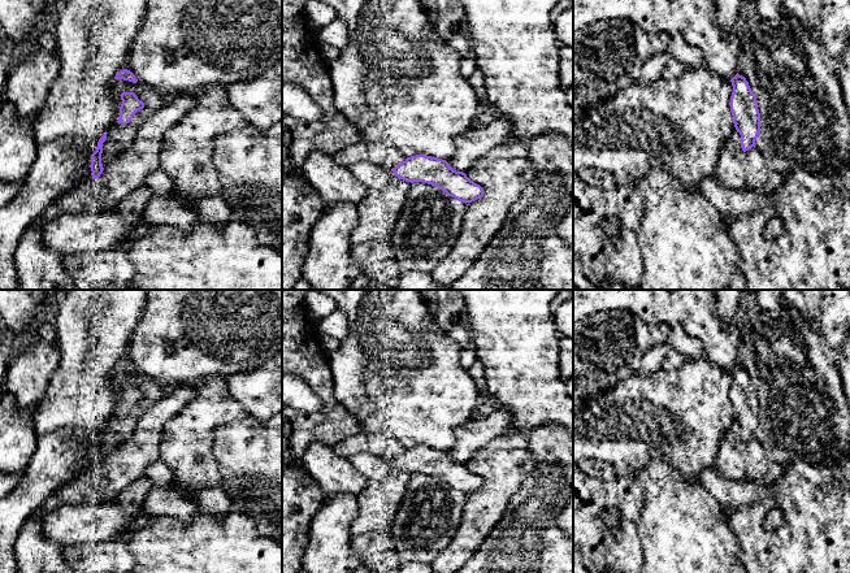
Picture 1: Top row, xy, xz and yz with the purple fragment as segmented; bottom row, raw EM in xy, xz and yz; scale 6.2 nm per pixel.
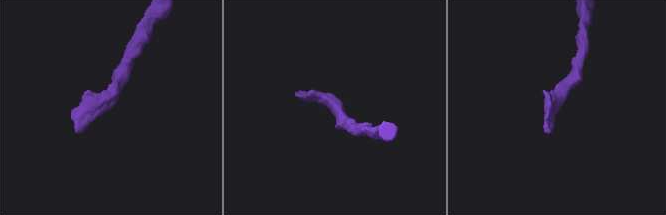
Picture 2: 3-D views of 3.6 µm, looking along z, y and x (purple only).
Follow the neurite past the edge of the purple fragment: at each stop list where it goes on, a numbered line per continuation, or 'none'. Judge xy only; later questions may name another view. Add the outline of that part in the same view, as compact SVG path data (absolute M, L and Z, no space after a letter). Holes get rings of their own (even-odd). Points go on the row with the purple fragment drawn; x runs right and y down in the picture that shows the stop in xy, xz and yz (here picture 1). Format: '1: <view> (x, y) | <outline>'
1: xy (53, 173) | M57 138L53 142L38 146L38 157L16 196L0 209L0 290L18 290L18 274L14 265L14 253L21 236L56 199L74 187L78 168L91 157L83 157L71 139Z

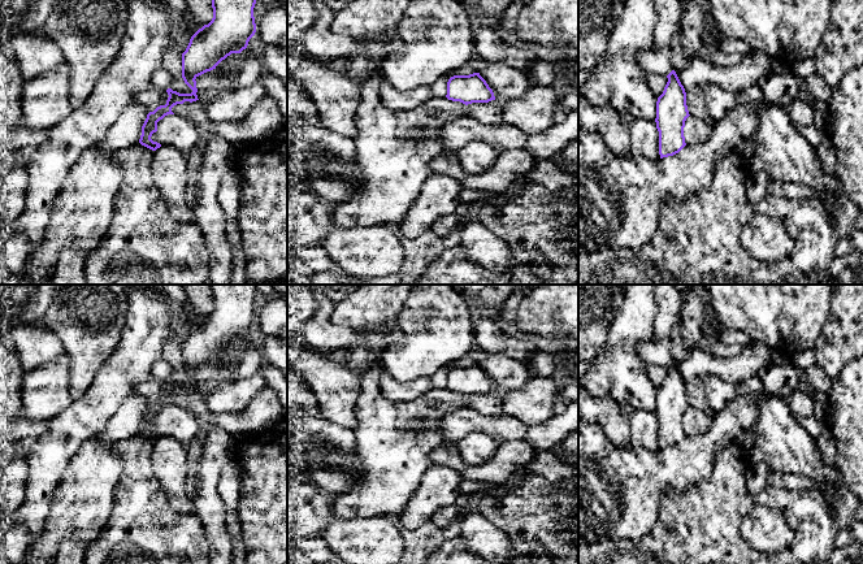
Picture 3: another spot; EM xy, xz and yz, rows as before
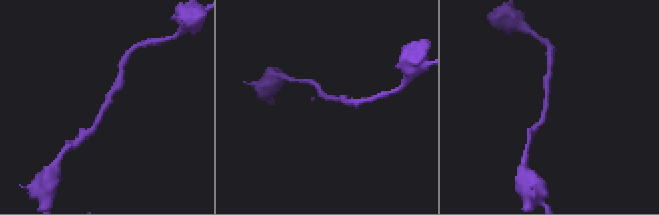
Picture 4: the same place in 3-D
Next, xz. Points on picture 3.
none

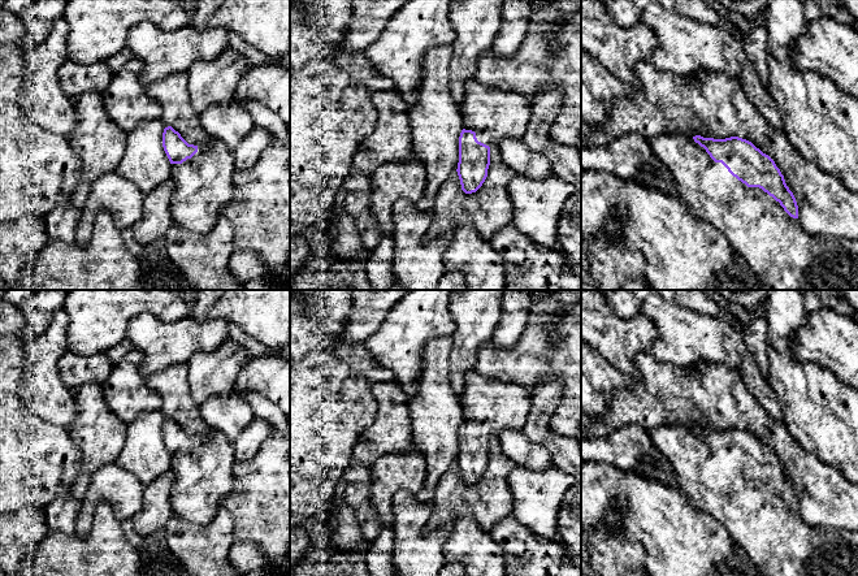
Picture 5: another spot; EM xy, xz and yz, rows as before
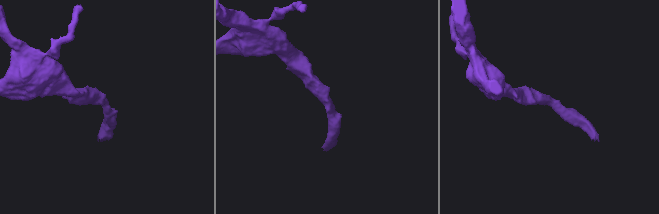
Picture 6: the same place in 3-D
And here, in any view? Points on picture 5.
1: yz (783, 255) | M670 131L649 139L654 156L675 178L676 194L702 221L720 230L734 252L757 277L774 290L858 290L858 239L833 239L809 234L798 218L790 217L772 196L759 187L748 187L733 177L722 163L715 163L703 147L681 131Z

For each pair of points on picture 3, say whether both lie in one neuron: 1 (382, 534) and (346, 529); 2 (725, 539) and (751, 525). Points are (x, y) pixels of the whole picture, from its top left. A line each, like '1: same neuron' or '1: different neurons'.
1: same neuron
2: different neurons

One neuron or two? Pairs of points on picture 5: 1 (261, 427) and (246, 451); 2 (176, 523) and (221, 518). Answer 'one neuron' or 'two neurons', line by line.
1: one neuron
2: one neuron

